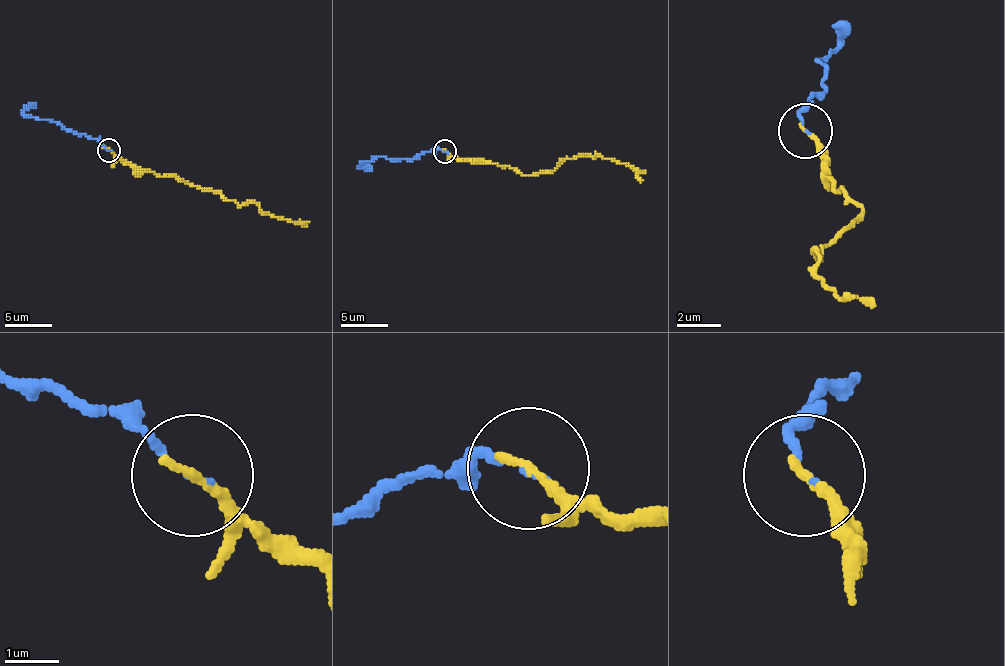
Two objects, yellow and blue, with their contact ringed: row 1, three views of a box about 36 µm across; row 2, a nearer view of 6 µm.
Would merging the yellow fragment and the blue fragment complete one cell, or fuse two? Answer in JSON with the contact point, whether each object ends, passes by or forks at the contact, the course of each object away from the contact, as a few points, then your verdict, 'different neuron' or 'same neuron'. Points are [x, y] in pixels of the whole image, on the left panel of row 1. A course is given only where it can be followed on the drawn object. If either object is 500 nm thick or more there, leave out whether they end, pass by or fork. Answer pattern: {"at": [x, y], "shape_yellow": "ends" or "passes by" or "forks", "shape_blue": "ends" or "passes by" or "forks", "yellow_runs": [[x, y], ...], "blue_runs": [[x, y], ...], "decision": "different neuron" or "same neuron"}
{"at": [109, 150], "shape_yellow": "ends", "shape_blue": "ends", "yellow_runs": [[109, 150], [152, 172], [178, 176], [188, 184], [219, 191], [240, 205], [254, 203], [269, 214], [304, 226]], "blue_runs": [[109, 150], [95, 138], [66, 131], [47, 119], [28, 117], [23, 112], [35, 103]], "decision": "different neuron"}

